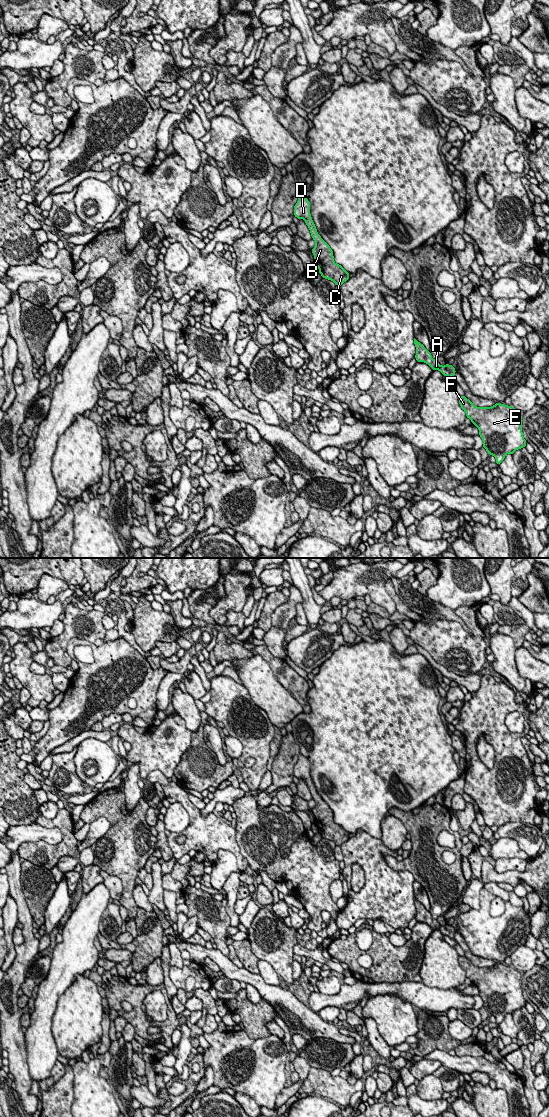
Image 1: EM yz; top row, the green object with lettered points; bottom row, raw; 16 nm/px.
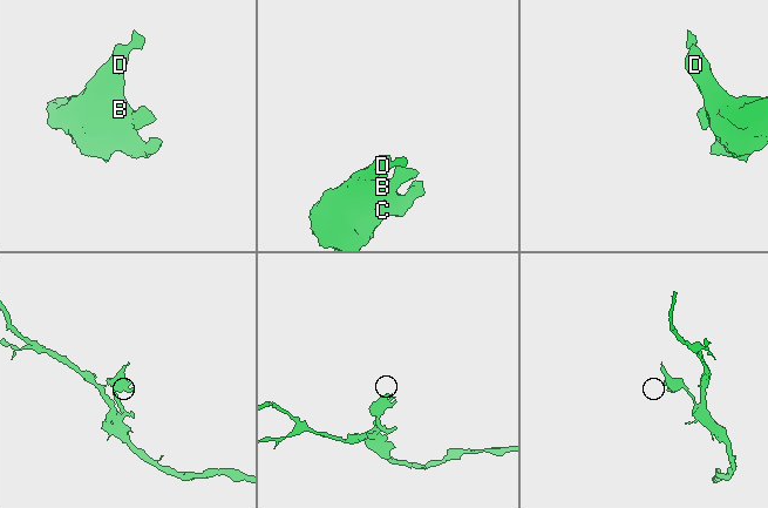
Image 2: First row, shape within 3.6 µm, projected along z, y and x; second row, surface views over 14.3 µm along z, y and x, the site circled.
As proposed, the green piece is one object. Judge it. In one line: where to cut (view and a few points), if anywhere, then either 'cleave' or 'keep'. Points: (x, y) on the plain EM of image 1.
no cut | keep

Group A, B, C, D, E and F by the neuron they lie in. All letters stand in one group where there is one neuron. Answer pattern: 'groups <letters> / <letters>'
groups A B C D E F

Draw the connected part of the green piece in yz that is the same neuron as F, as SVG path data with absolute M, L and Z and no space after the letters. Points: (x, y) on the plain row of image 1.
M459 956L459 964L466 977L477 986L483 1007L500 1024L506 1014L526 1007L522 992L522 976L512 966L497 962L491 967L477 967L465 956Z

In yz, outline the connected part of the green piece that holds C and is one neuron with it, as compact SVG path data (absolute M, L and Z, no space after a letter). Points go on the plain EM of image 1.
M300 754L298 761L294 766L294 776L298 779L305 780L311 796L315 801L316 805L311 811L314 814L315 825L318 827L322 838L333 841L336 846L341 846L344 842L349 840L350 833L341 825L334 822L332 809L318 794L310 775L310 762L302 754Z

